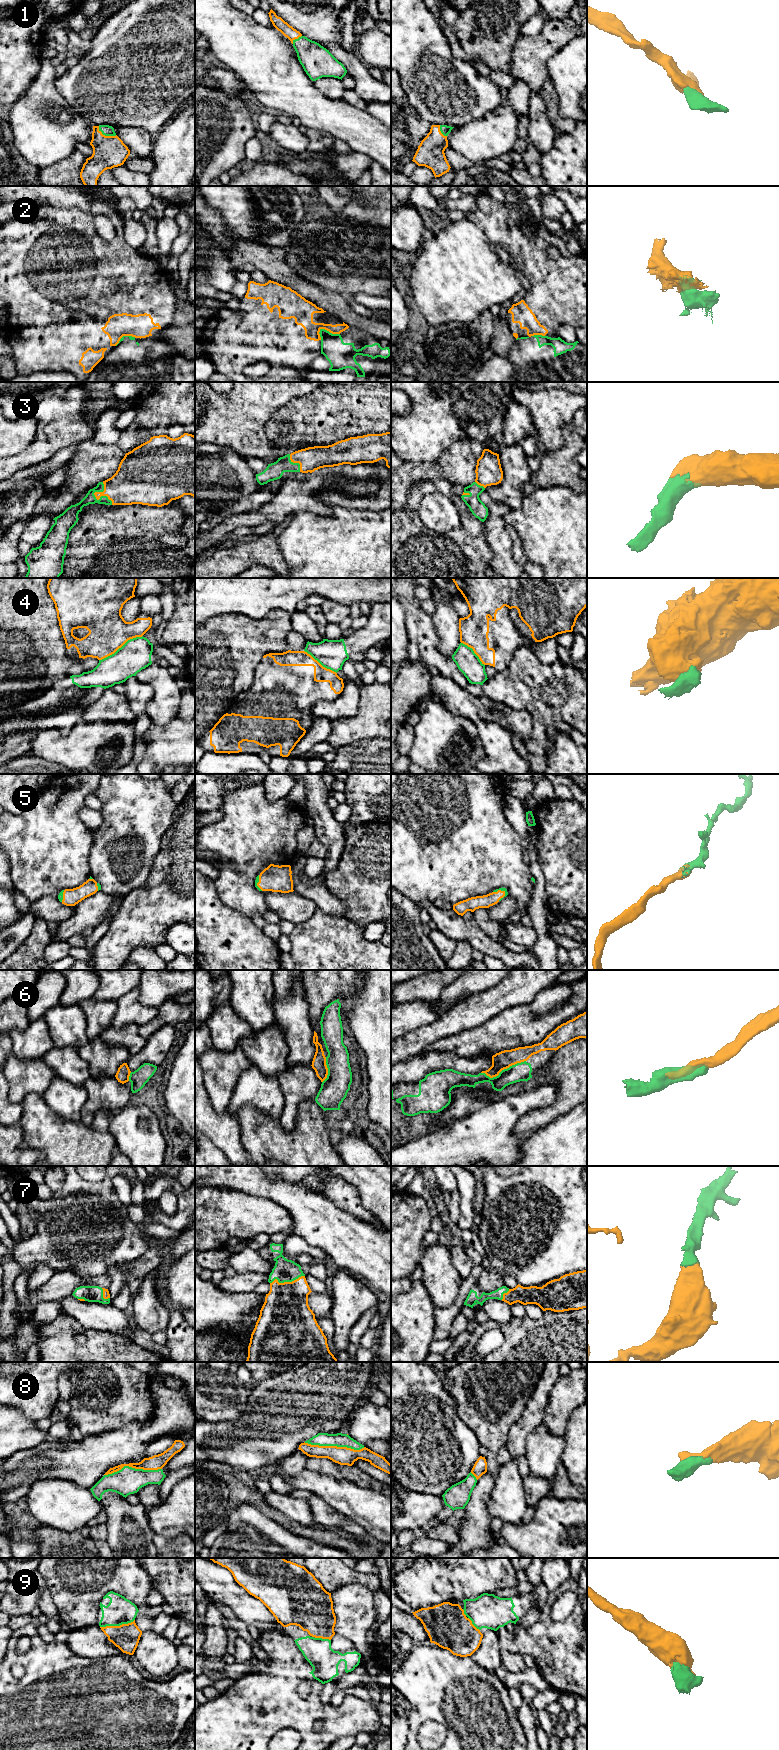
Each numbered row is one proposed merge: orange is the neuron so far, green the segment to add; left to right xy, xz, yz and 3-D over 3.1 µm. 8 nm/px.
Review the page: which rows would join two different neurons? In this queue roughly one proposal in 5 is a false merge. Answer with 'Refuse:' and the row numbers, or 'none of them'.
Refuse: 2, 4

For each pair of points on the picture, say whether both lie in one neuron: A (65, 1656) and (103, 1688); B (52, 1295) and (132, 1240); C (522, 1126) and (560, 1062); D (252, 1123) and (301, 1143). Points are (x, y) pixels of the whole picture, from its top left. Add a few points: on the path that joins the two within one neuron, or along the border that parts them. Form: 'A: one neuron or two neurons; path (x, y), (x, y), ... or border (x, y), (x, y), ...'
A: one neuron; path (68, 1667), (89, 1688), (92, 1688)
B: two neurons; border (55, 1271), (73, 1270), (78, 1274)
C: one neuron; path (541, 1117), (548, 1114), (562, 1100), (562, 1081)
D: one neuron; path (264, 1135), (272, 1143), (289, 1143)

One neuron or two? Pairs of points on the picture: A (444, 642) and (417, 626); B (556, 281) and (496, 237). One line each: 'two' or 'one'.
A: two
B: one

